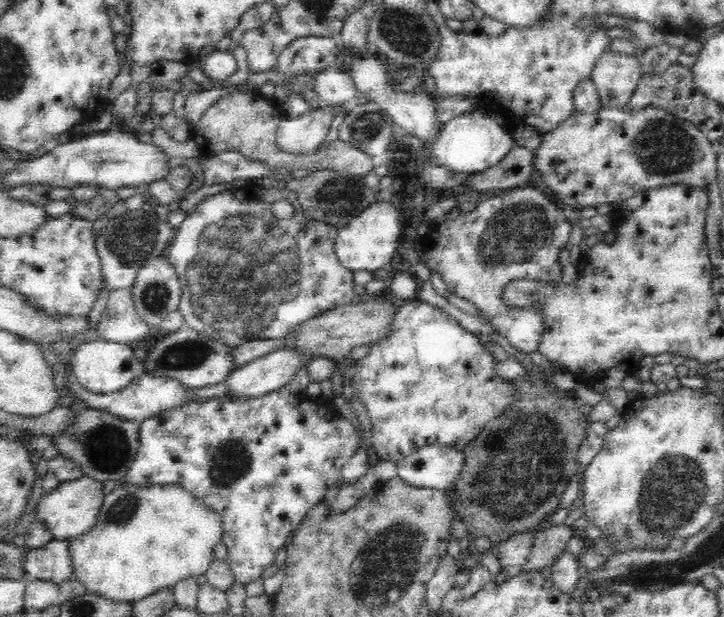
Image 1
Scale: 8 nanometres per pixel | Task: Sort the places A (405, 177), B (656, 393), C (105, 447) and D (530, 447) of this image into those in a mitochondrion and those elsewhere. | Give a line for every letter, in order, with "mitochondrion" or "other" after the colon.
A: other
B: other
C: mitochondrion
D: mitochondrion

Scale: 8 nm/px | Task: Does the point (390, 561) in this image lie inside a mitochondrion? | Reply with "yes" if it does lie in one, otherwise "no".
yes

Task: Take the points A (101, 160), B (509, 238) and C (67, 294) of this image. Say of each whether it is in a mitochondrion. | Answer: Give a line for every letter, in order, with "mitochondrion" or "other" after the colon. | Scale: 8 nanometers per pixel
A: mitochondrion
B: mitochondrion
C: other

